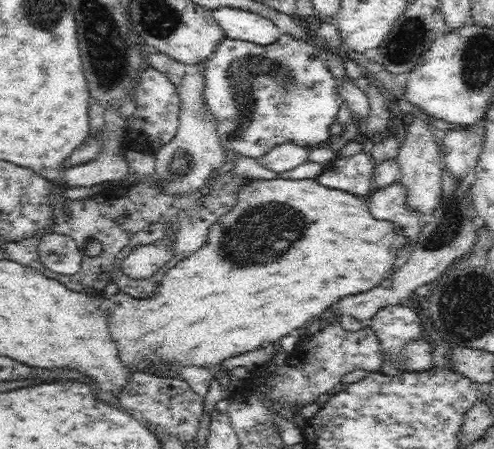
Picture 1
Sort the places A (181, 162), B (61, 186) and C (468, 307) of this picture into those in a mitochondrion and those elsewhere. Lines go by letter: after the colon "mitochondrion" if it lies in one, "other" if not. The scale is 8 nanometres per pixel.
A: mitochondrion
B: other
C: mitochondrion

